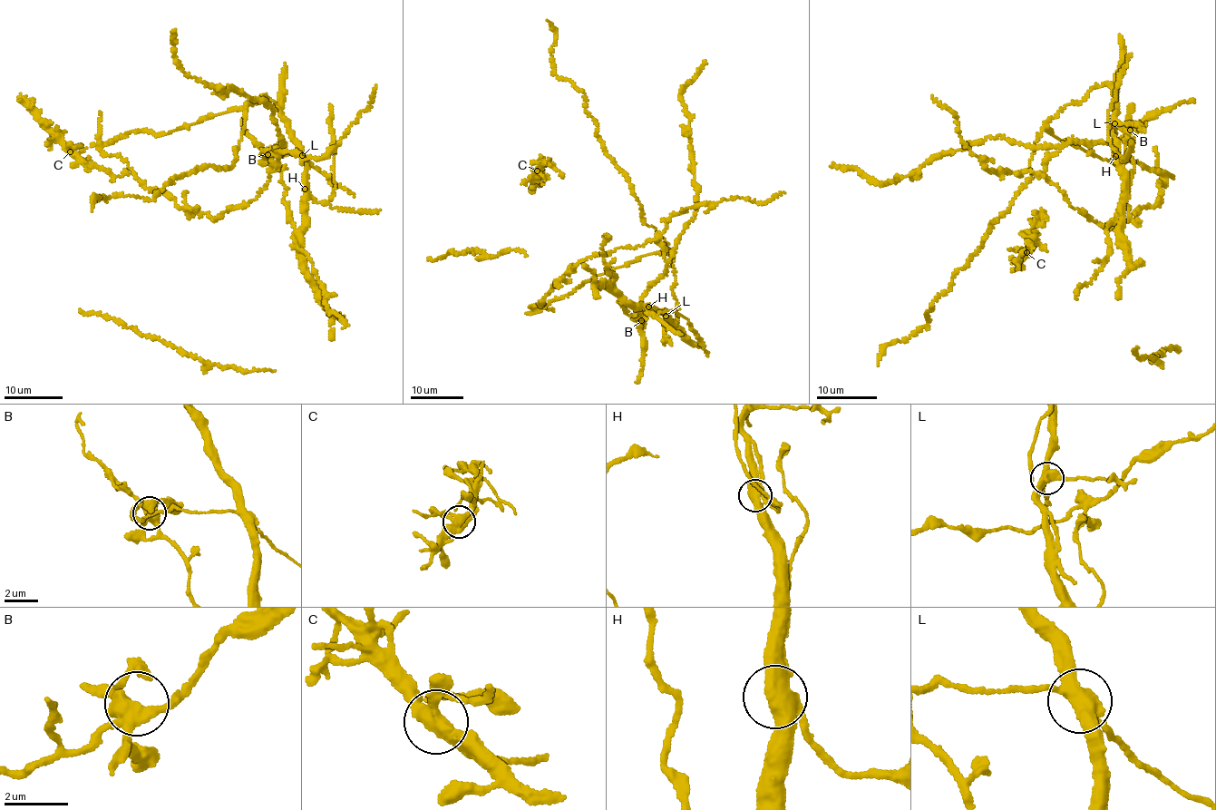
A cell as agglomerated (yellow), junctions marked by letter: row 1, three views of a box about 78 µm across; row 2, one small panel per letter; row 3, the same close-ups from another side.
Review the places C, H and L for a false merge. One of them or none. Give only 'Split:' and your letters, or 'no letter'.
Split: L

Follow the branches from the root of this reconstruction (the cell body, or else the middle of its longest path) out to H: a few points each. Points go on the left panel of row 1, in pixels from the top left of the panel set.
H: (300, 146), (305, 170), (305, 189)

